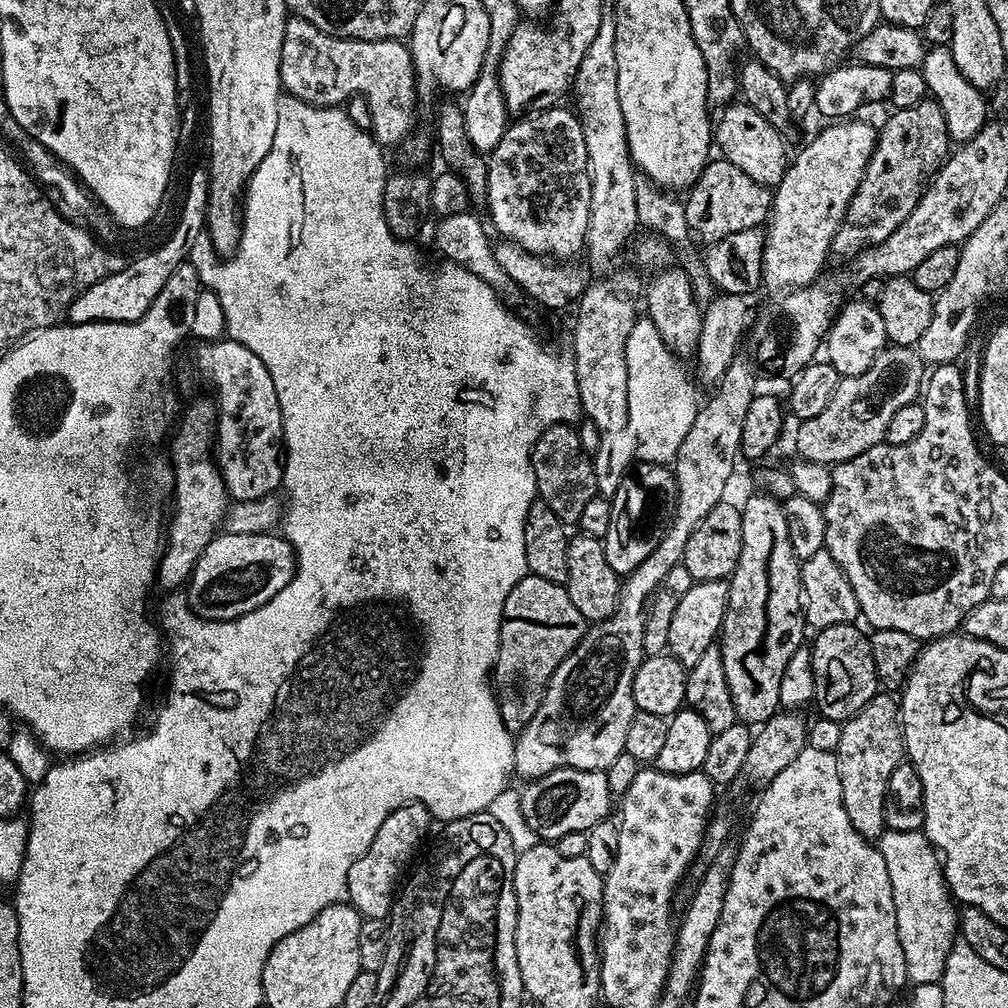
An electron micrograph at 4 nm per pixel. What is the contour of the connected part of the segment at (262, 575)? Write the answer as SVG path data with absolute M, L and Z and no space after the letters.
M221 531L202 550L192 568L186 585L186 603L203 620L233 620L270 602L295 572L296 549L283 535Z

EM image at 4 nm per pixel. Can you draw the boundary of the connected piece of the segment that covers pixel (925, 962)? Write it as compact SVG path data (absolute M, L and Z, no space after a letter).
M884 831L878 841L882 858L886 858L886 871L890 873L890 886L894 890L894 910L898 922L898 942L902 942L902 954L906 958L906 974L913 985L939 984L944 977L946 960L952 945L958 939L958 908L944 881L942 857L933 848L923 831Z

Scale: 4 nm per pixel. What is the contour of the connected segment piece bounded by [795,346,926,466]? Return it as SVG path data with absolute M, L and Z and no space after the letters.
M886 346L874 358L870 370L840 379L834 398L830 398L822 414L799 421L795 455L802 460L835 466L870 450L884 440L886 426L890 426L895 412L921 395L925 380L926 365L915 347Z

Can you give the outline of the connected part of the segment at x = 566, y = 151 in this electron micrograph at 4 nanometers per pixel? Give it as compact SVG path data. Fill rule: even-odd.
M564 106L545 108L543 112L534 112L523 118L516 118L509 123L505 134L495 149L487 157L488 166L488 196L486 209L492 215L492 224L500 228L500 236L505 240L513 240L521 244L528 252L536 256L547 256L558 261L568 262L571 256L576 256L585 251L588 238L588 223L590 222L590 174L588 173L588 155L586 154L586 138L580 125L579 115L575 111L567 112Z

